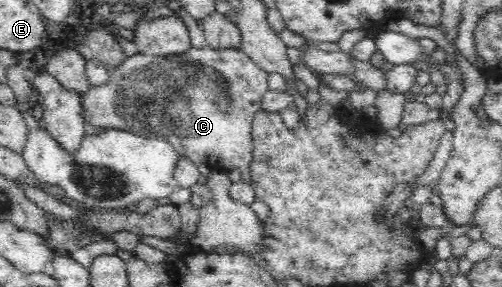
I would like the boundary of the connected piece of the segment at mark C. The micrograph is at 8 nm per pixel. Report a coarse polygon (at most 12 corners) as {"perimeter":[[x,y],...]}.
{"perimeter":[[244,51],[128,56],[86,123],[236,174],[269,73]]}

